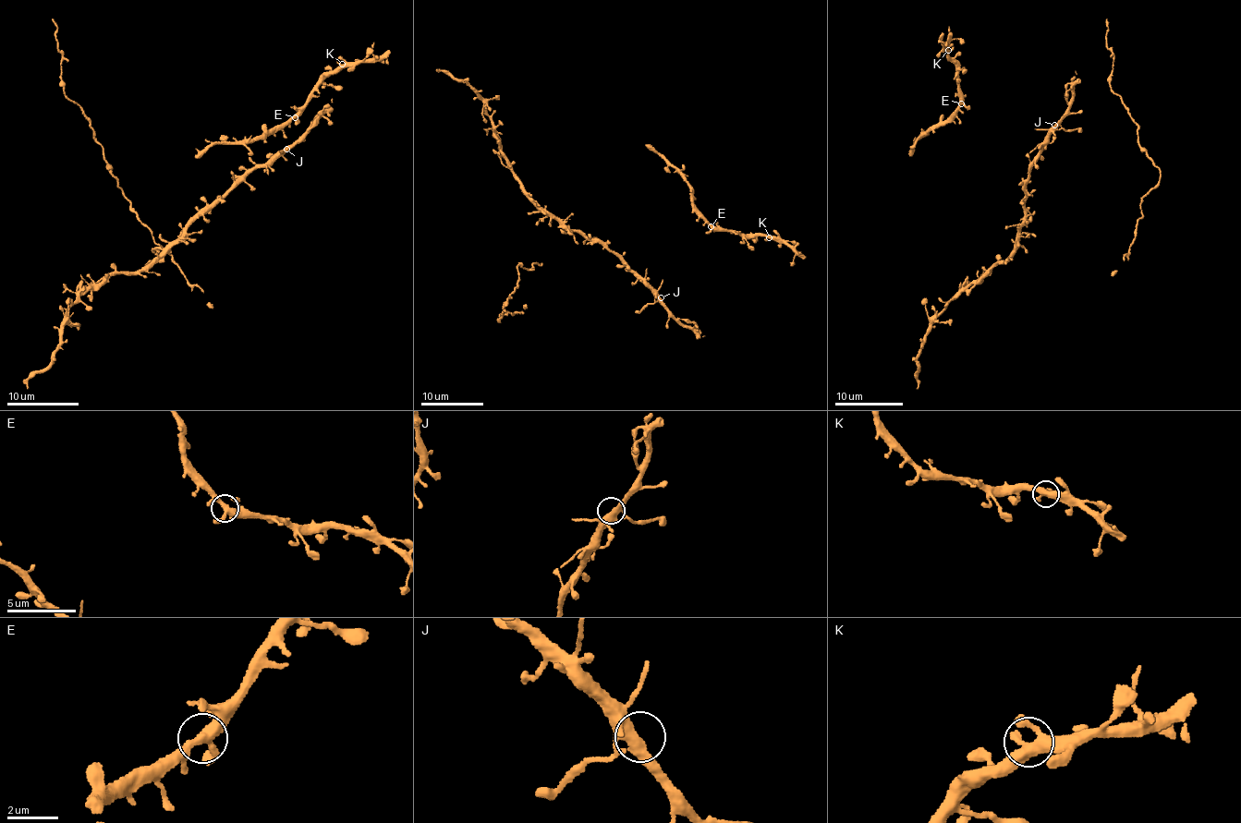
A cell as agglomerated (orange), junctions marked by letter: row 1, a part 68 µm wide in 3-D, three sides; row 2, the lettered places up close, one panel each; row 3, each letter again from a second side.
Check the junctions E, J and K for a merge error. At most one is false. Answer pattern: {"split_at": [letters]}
{"split_at": []}

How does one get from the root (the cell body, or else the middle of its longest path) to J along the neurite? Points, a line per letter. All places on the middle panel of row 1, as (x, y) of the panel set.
J: (576, 243), (570, 231), (581, 232), (593, 238), (661, 297)

